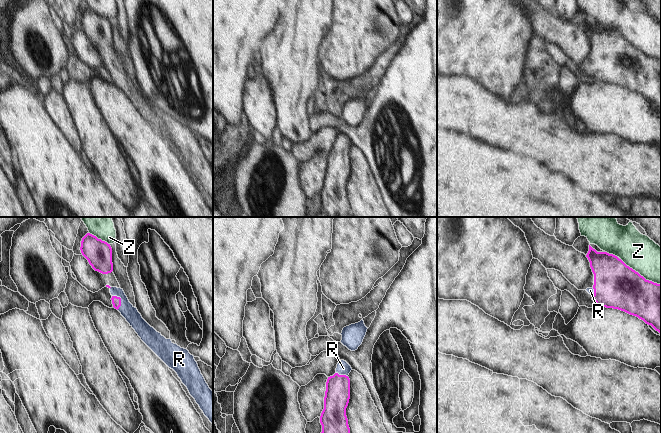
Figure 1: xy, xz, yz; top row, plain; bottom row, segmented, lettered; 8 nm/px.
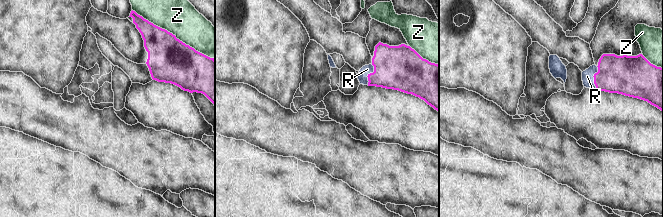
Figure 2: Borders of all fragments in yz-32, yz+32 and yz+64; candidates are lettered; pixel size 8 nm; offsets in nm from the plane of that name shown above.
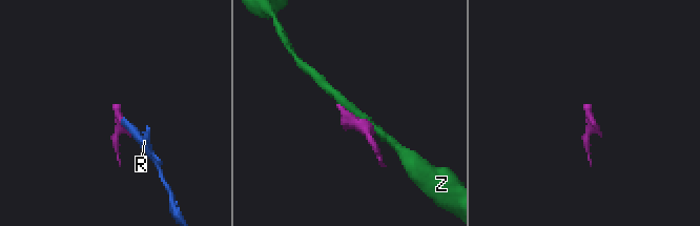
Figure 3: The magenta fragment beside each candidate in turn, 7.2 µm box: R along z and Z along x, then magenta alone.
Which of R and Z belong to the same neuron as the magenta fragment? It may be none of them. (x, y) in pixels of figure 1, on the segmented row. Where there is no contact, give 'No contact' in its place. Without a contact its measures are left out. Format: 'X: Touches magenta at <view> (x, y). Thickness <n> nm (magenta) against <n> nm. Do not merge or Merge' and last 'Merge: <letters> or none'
R: Touches magenta at xy (120, 300). Thickness 80 nm (magenta) against 120 nm. Merge
Z: Touches magenta at yz (639, 274). Thickness 360 nm (magenta) against 300 nm. Do not merge
Merge: R.

